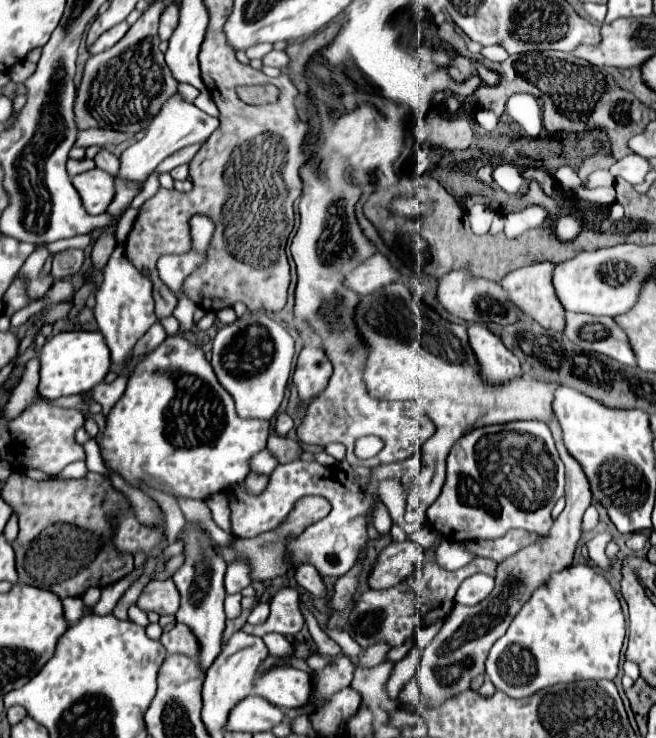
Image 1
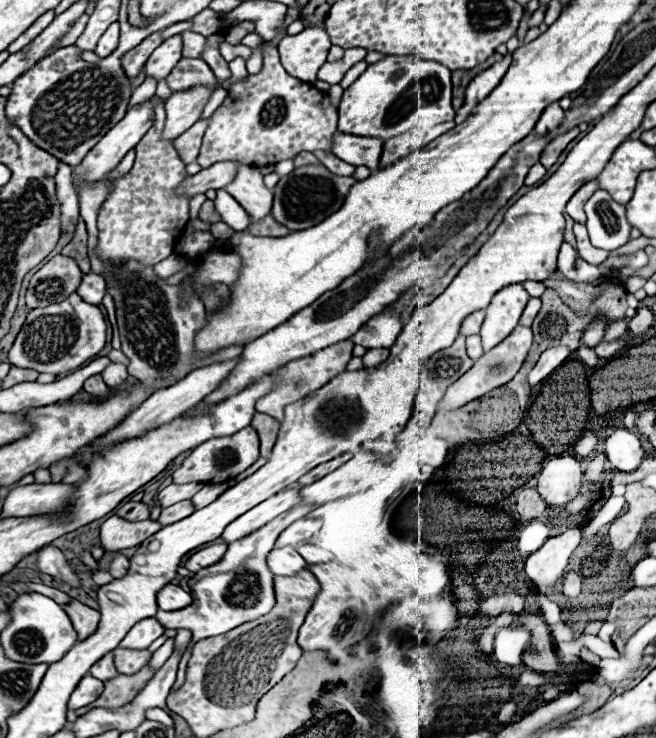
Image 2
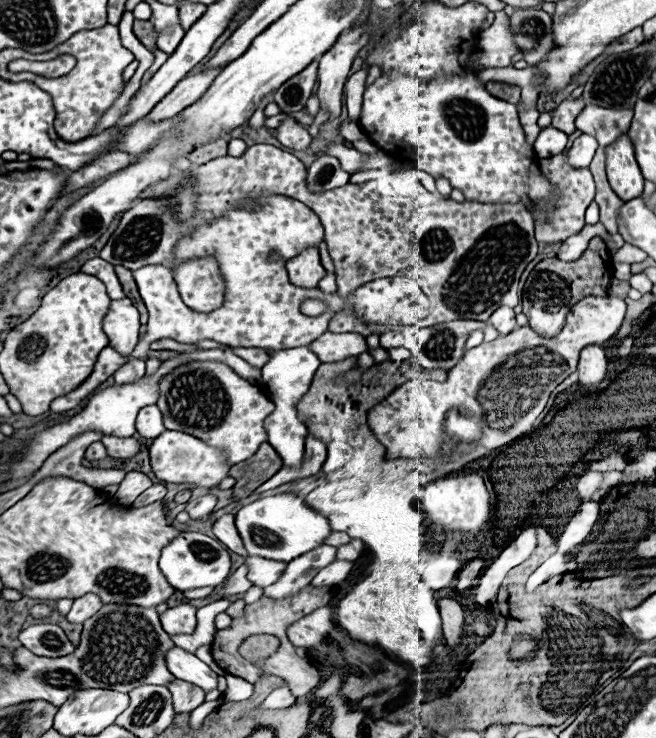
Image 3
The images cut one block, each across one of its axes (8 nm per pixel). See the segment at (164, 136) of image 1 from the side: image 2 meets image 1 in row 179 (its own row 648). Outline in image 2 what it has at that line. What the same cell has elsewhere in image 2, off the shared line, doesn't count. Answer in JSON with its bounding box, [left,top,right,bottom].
[118,618,164,650]

